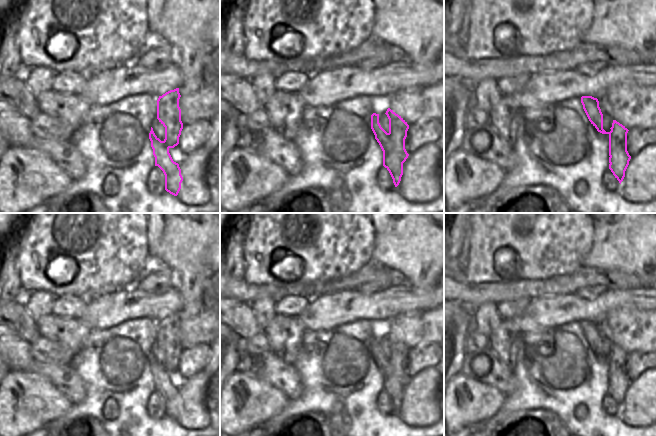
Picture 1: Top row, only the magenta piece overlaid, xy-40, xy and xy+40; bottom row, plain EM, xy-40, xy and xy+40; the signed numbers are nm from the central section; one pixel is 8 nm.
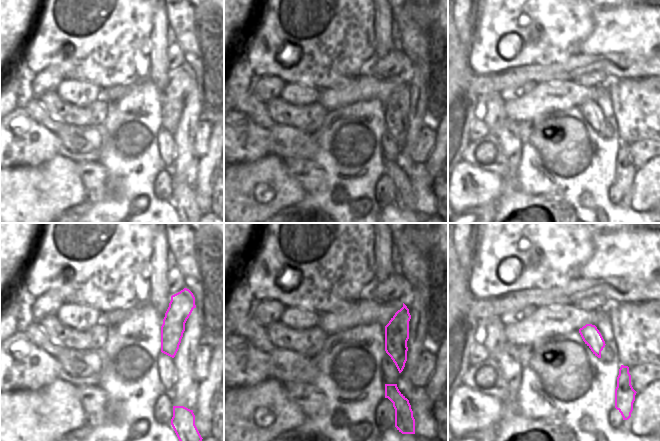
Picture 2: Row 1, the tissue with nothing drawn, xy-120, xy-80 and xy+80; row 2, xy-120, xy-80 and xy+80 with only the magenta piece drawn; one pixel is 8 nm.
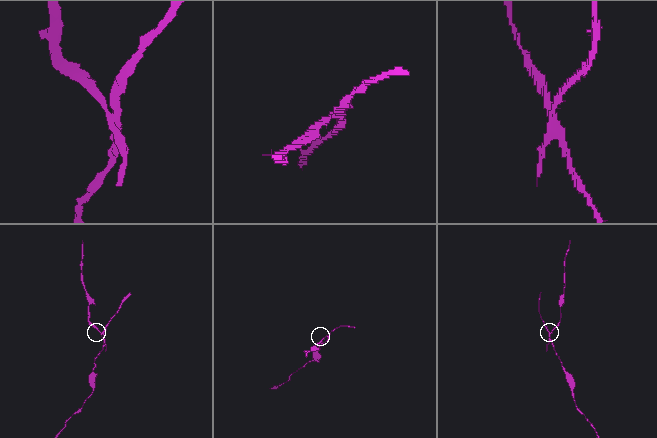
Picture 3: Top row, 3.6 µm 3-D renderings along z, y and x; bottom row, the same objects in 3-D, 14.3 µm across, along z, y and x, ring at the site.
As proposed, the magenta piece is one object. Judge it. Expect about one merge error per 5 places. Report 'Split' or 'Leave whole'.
Split.

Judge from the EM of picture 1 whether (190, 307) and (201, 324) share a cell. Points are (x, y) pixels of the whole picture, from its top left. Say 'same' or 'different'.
different

